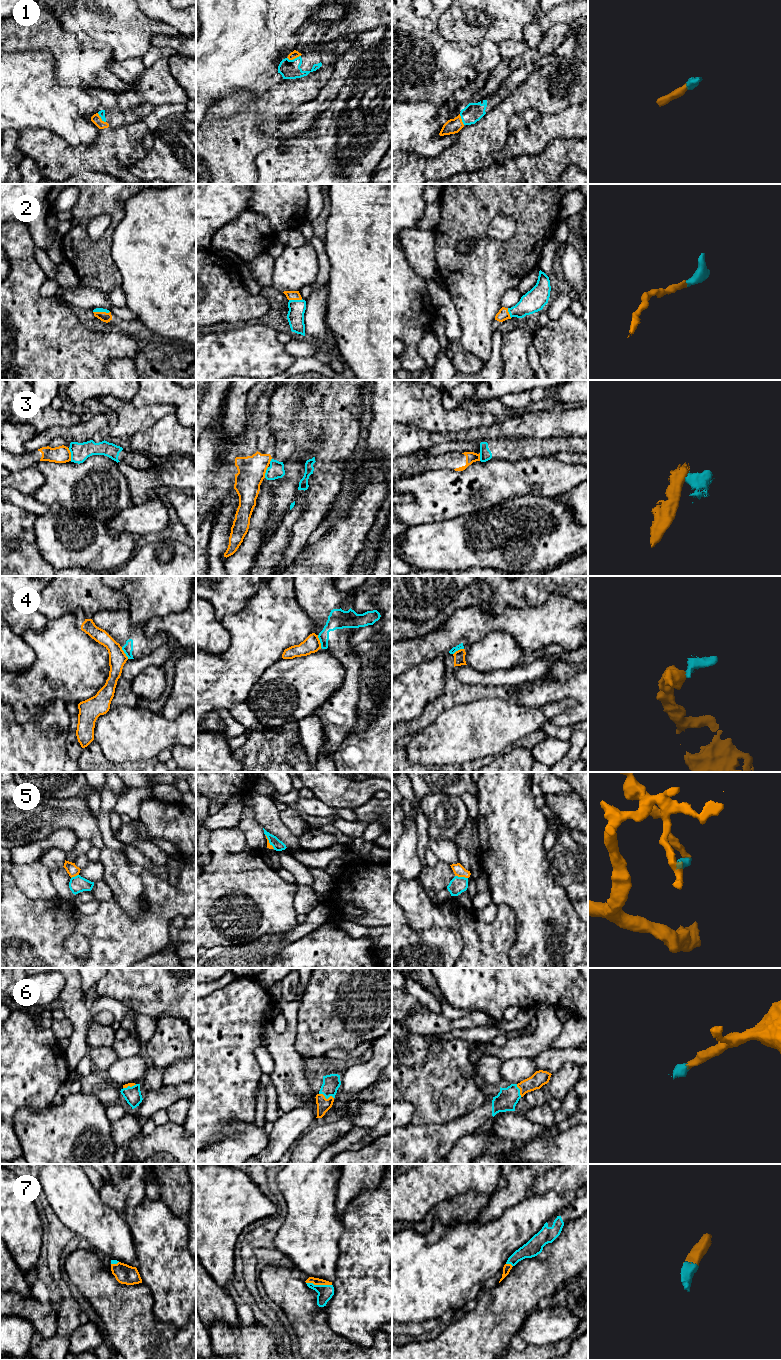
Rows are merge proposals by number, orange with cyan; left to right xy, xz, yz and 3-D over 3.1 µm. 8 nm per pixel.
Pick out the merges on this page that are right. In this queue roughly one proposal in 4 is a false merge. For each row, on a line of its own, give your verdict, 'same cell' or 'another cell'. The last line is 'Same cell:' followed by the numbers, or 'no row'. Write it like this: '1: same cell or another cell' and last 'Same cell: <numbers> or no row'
1: same cell
2: same cell
3: another cell
4: another cell
5: another cell
6: same cell
7: same cell
Same cell: 1, 2, 6, 7

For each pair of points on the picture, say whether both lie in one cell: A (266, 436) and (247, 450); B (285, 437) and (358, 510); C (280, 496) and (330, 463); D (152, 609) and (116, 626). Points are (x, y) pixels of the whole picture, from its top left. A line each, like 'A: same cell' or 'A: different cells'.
A: same cell
B: different cells
C: different cells
D: different cells

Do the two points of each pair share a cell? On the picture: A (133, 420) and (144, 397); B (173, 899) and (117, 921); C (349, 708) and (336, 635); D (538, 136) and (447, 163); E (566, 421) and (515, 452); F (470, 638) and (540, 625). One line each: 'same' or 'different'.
A: different
B: same
C: same
D: different
E: different
F: same

